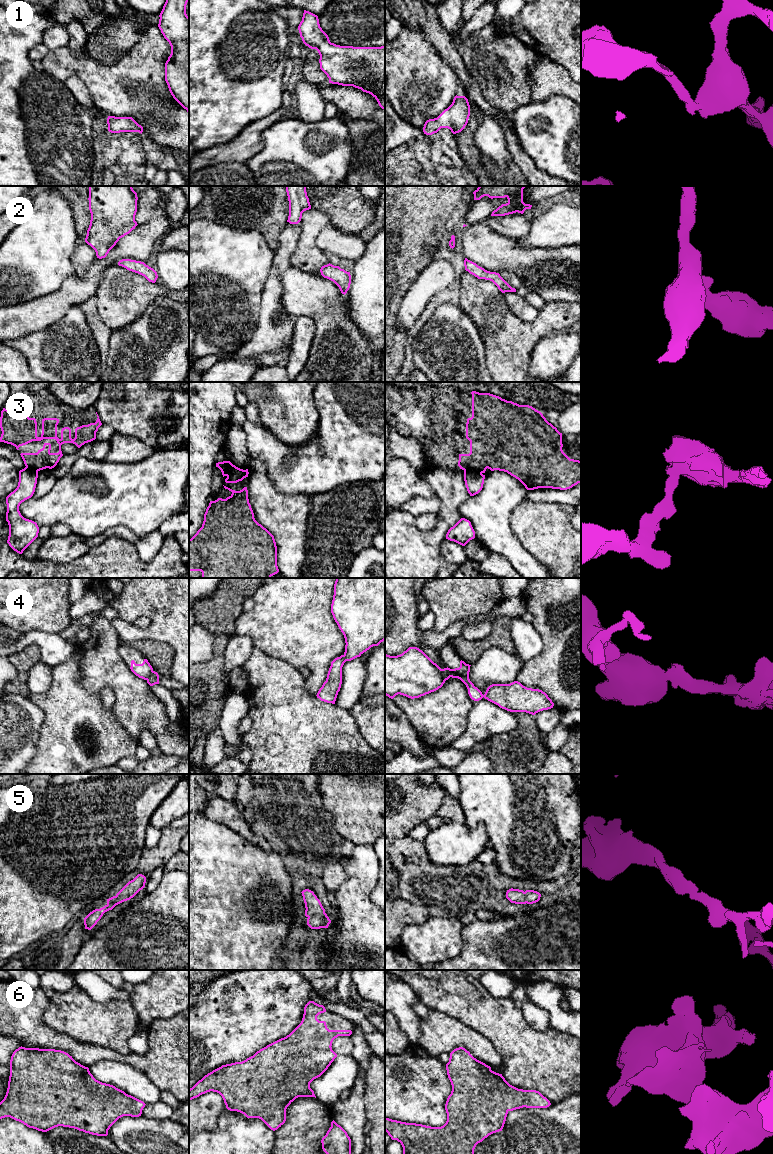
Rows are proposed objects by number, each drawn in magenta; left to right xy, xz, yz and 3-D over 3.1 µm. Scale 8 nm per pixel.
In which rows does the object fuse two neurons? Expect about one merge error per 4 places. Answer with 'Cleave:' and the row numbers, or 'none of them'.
Cleave: 3, 4

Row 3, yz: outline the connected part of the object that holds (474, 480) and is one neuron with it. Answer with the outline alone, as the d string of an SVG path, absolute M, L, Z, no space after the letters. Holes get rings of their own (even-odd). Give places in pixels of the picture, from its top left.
M464 470L464 481L470 496L478 494L484 484L485 475L473 470Z

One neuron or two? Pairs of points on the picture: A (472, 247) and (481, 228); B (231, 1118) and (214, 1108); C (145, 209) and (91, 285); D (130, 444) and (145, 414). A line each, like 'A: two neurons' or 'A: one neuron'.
A: one neuron
B: two neurons
C: two neurons
D: two neurons

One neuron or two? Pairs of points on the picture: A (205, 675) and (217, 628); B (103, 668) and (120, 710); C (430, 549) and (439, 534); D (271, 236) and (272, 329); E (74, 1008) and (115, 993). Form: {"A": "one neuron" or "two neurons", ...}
{"A": "two neurons", "B": "one neuron", "C": "one neuron", "D": "two neurons", "E": "two neurons"}

